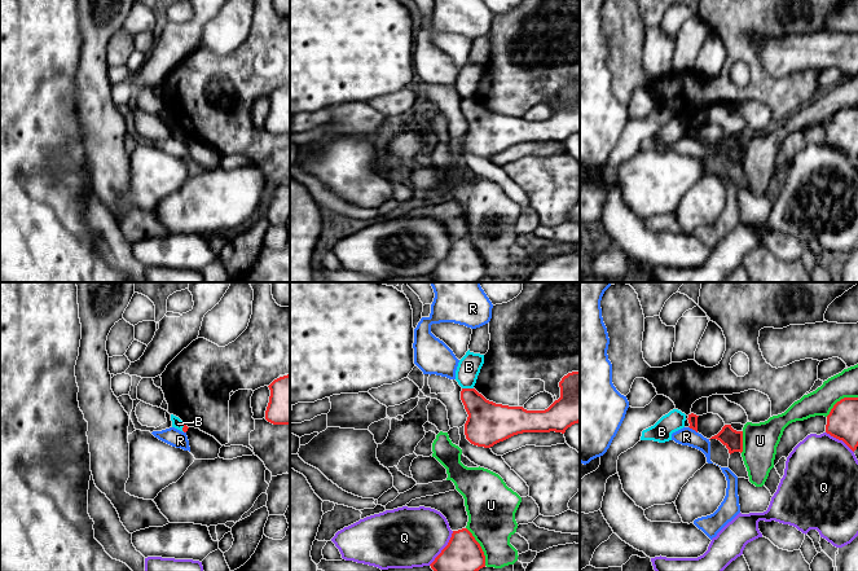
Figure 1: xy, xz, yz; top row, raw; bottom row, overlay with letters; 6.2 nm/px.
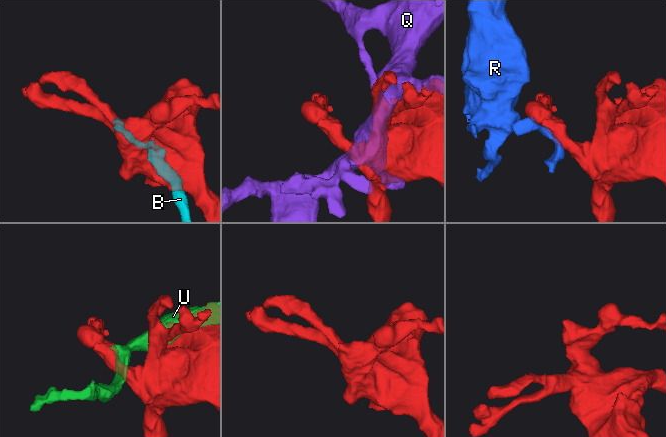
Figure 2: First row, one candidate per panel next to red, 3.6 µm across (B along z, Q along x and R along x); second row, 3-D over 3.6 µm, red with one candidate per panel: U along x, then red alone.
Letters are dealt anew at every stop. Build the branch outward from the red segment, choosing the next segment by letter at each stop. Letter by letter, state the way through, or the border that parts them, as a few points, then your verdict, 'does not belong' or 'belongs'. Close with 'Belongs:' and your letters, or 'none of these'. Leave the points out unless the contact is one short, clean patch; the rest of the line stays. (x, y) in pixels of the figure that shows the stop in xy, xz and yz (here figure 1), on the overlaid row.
B: does not belong
Q: does not belong
R: does not belong
U: does not belong
Belongs: none of these

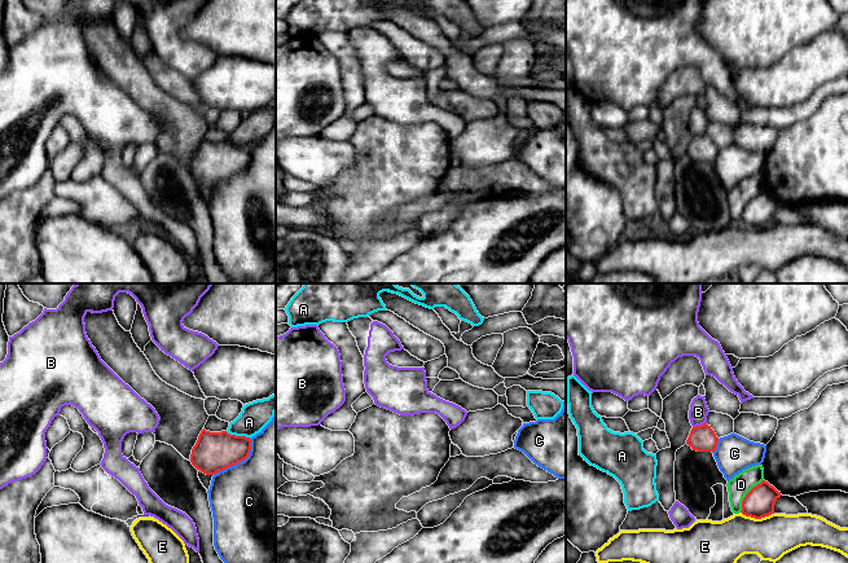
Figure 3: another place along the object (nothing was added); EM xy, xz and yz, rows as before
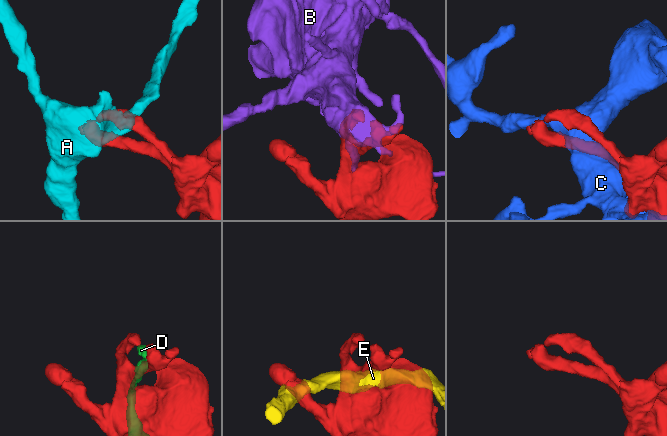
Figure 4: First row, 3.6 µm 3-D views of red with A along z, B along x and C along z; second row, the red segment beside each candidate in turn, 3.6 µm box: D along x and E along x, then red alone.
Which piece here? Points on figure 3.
A: does not belong
B: along yz (706, 422), (693, 427) | does not belong
C: does not belong
D: does not belong
E: does not belong
Belongs: none of these

